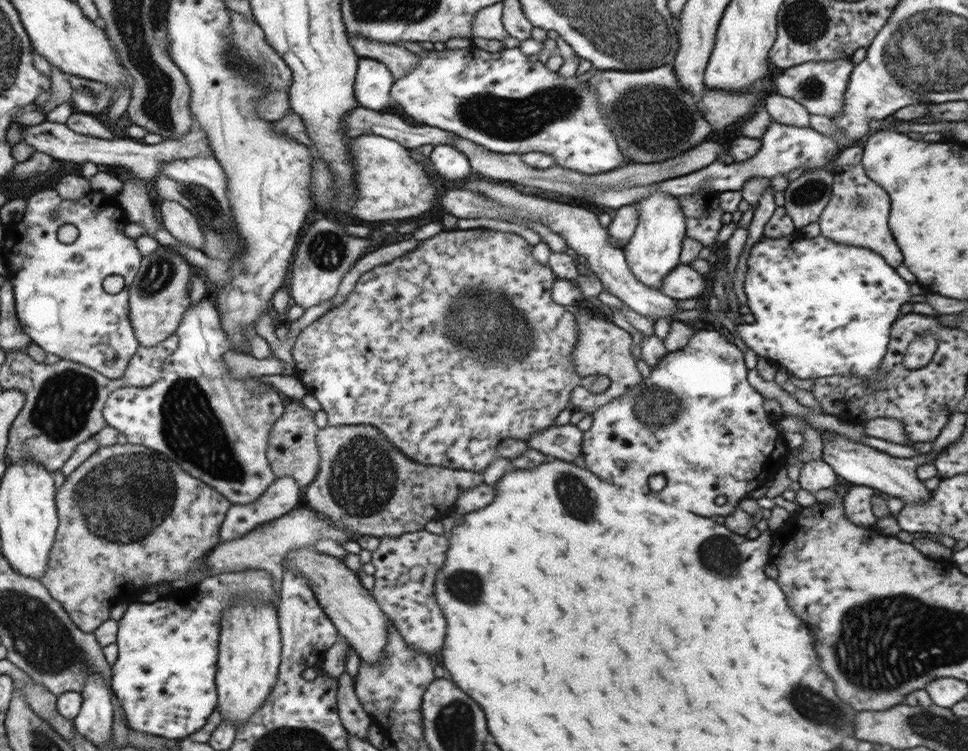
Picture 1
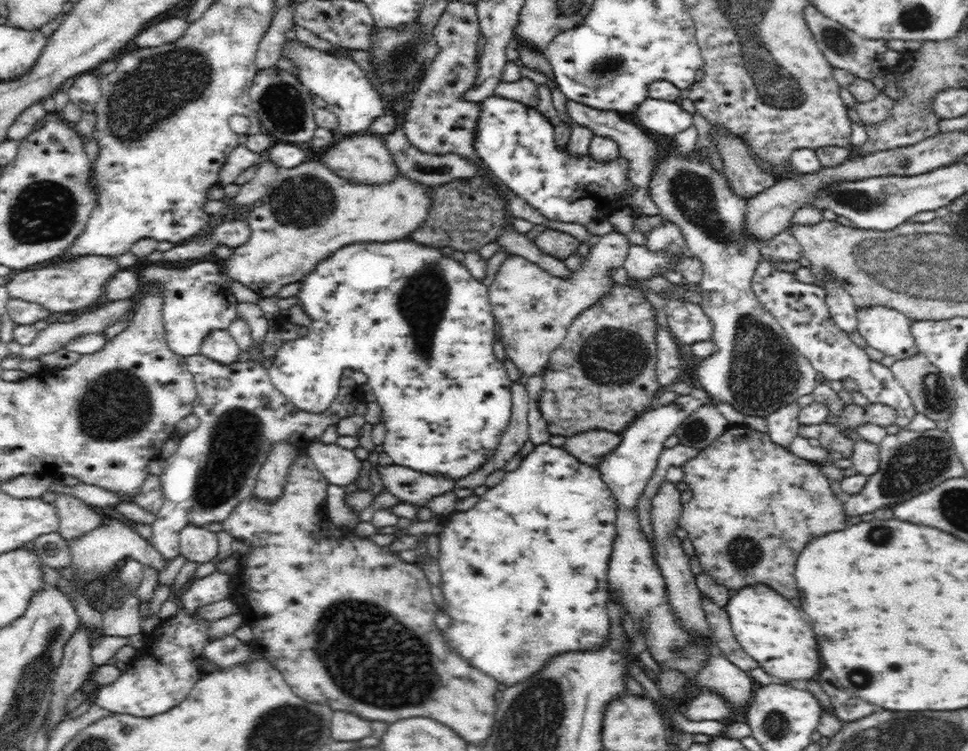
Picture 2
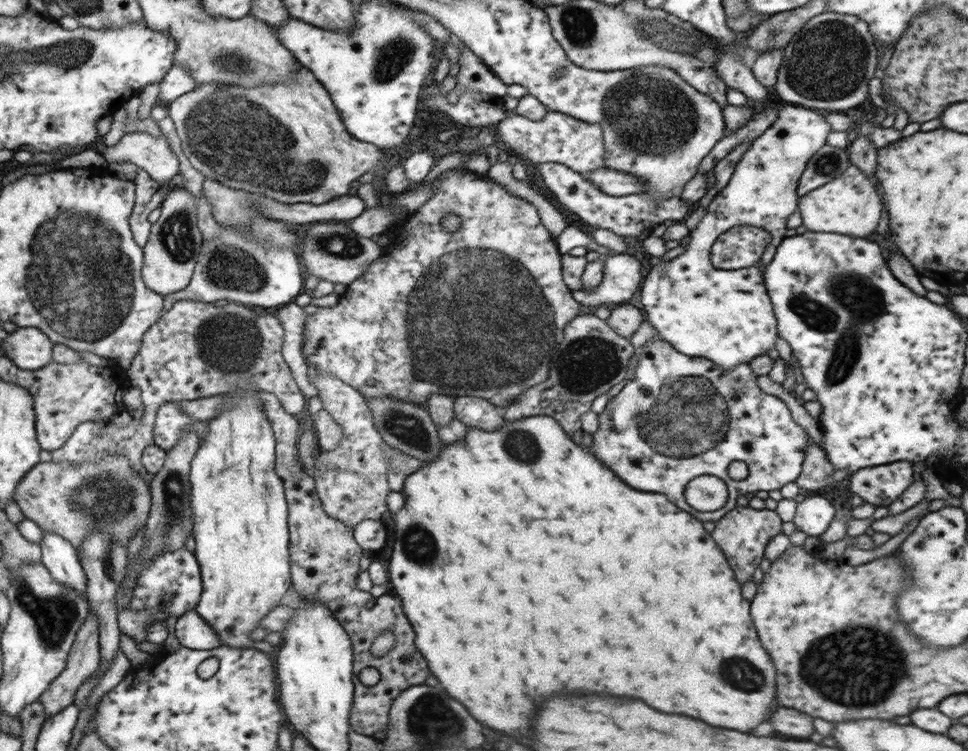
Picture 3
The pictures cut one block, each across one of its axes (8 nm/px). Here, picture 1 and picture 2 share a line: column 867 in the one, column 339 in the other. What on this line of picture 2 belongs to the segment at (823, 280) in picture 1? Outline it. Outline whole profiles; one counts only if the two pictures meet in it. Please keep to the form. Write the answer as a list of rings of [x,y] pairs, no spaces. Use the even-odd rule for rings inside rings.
[[[404,238],[400,240],[395,240],[392,242],[379,242],[379,243],[354,243],[343,246],[339,248],[336,252],[333,252],[328,258],[321,260],[312,271],[309,271],[307,275],[304,275],[304,278],[301,281],[300,285],[300,292],[298,292],[298,305],[302,307],[302,310],[310,317],[312,324],[308,326],[308,336],[300,337],[296,340],[291,340],[285,342],[276,352],[274,355],[274,362],[270,364],[268,367],[270,380],[273,382],[273,385],[286,396],[286,398],[292,401],[294,406],[300,408],[300,410],[305,410],[308,412],[319,413],[324,412],[330,404],[333,403],[333,400],[338,394],[339,388],[339,380],[346,368],[352,369],[353,371],[364,372],[366,376],[368,376],[368,386],[366,390],[366,394],[371,397],[372,399],[376,400],[378,404],[382,408],[382,419],[381,422],[387,429],[386,437],[384,438],[384,442],[382,444],[383,451],[392,458],[394,464],[398,466],[405,466],[406,468],[411,468],[412,470],[417,470],[418,472],[425,472],[426,474],[441,474],[442,476],[449,476],[454,480],[458,480],[468,476],[471,472],[476,472],[483,464],[488,462],[488,459],[494,455],[496,452],[496,448],[498,448],[498,444],[500,444],[500,437],[504,435],[504,432],[509,427],[509,420],[511,417],[511,408],[512,408],[512,401],[511,401],[511,386],[512,381],[510,380],[509,374],[507,373],[507,369],[504,367],[502,362],[499,362],[494,355],[494,348],[493,344],[496,340],[494,337],[494,327],[495,321],[492,315],[492,308],[490,307],[489,302],[489,287],[482,284],[481,281],[476,279],[470,274],[470,271],[463,265],[462,262],[456,261],[452,259],[452,257],[448,257],[440,251],[438,247],[432,247],[432,245],[424,245],[422,243],[418,243],[418,241],[414,241],[410,238]]]

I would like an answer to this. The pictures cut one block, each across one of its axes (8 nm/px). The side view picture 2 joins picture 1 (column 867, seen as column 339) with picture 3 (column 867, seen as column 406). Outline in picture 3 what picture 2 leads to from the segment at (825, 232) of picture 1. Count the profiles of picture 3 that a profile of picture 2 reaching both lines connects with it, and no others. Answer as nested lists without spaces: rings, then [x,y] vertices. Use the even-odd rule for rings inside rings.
[[[850,164],[838,178],[799,197],[797,205],[802,225],[808,231],[829,232],[858,238],[869,238],[870,234],[876,231],[882,214],[882,202],[874,183],[853,164]]]

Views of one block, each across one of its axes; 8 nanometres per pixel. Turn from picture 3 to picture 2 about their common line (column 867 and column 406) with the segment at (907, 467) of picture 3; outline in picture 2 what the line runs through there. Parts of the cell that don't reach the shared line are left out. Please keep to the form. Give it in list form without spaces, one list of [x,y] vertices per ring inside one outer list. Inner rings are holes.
[[[378,466],[382,483],[390,494],[398,497],[398,502],[410,503],[417,507],[434,497],[451,491],[455,480],[441,474],[426,474],[405,466]]]

